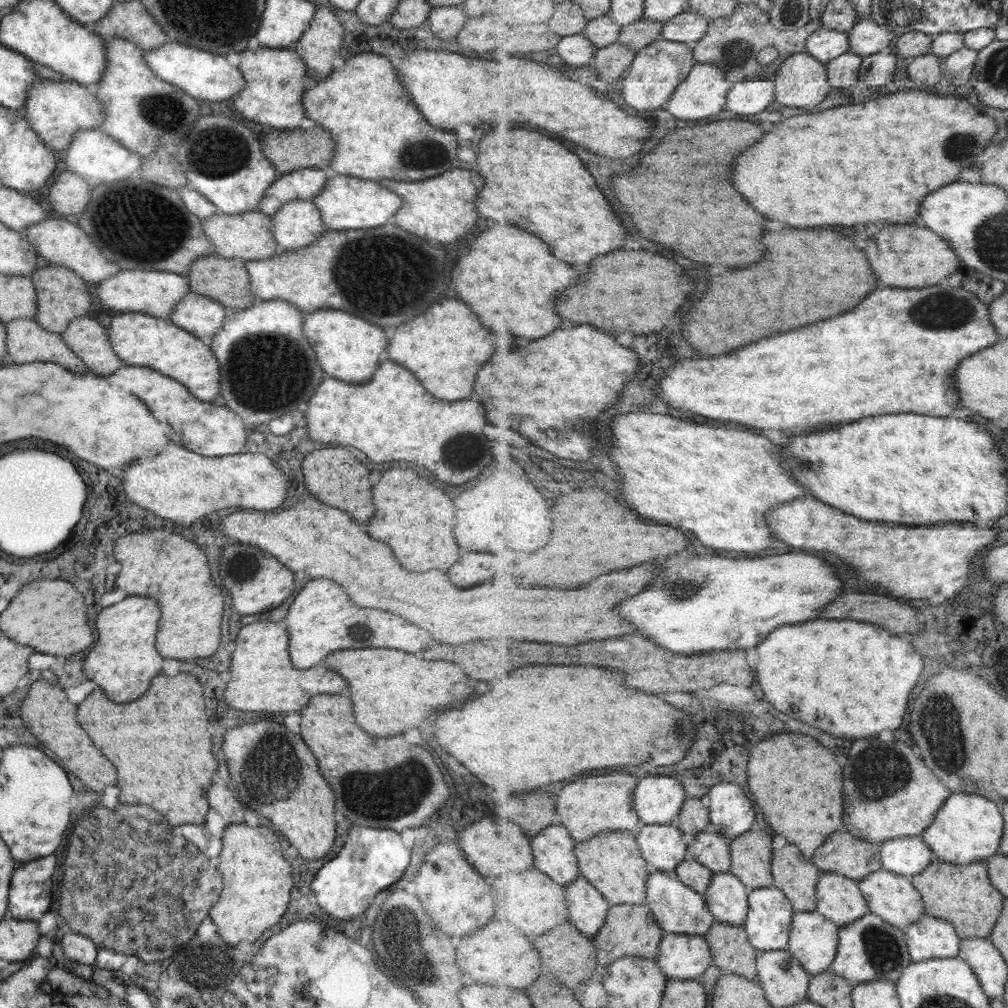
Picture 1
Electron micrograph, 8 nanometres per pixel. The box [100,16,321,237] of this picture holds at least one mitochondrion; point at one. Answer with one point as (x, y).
(214, 156)

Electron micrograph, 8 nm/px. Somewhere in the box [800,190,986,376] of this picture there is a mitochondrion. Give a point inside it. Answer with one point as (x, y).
(943, 311)

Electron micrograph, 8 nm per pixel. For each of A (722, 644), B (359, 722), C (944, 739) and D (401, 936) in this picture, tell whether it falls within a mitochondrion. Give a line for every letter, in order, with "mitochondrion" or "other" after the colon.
A: other
B: other
C: mitochondrion
D: mitochondrion

